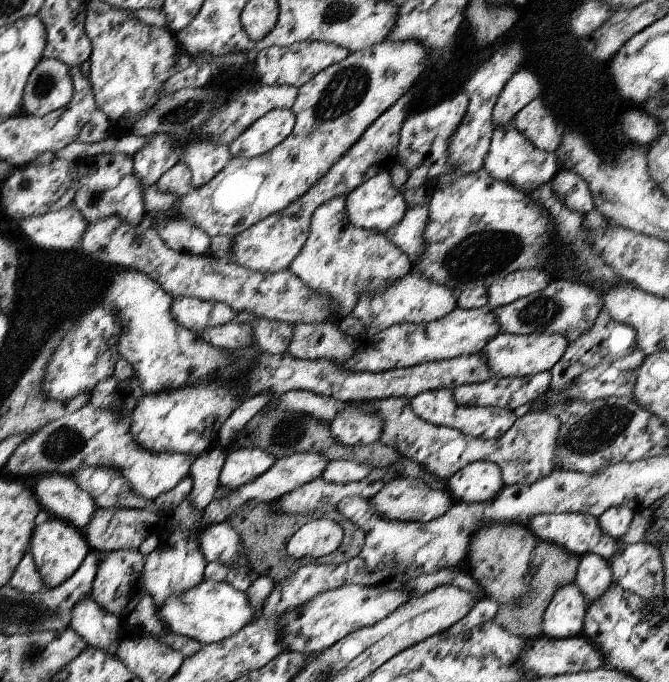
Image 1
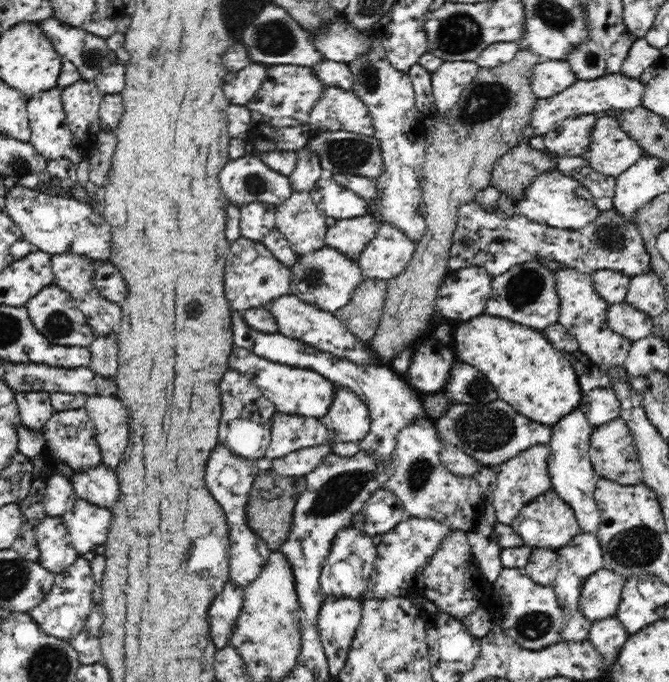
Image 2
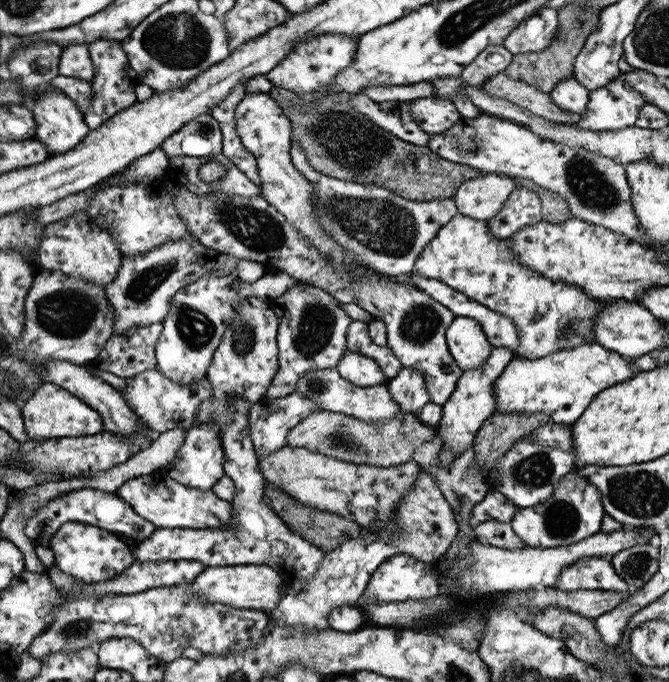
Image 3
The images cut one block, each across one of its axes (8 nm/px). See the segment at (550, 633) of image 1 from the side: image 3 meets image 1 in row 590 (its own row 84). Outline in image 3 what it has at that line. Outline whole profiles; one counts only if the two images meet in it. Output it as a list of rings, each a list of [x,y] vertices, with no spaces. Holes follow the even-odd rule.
[[[574,77],[560,80],[549,92],[549,98],[562,111],[583,114],[588,101],[588,90]]]

